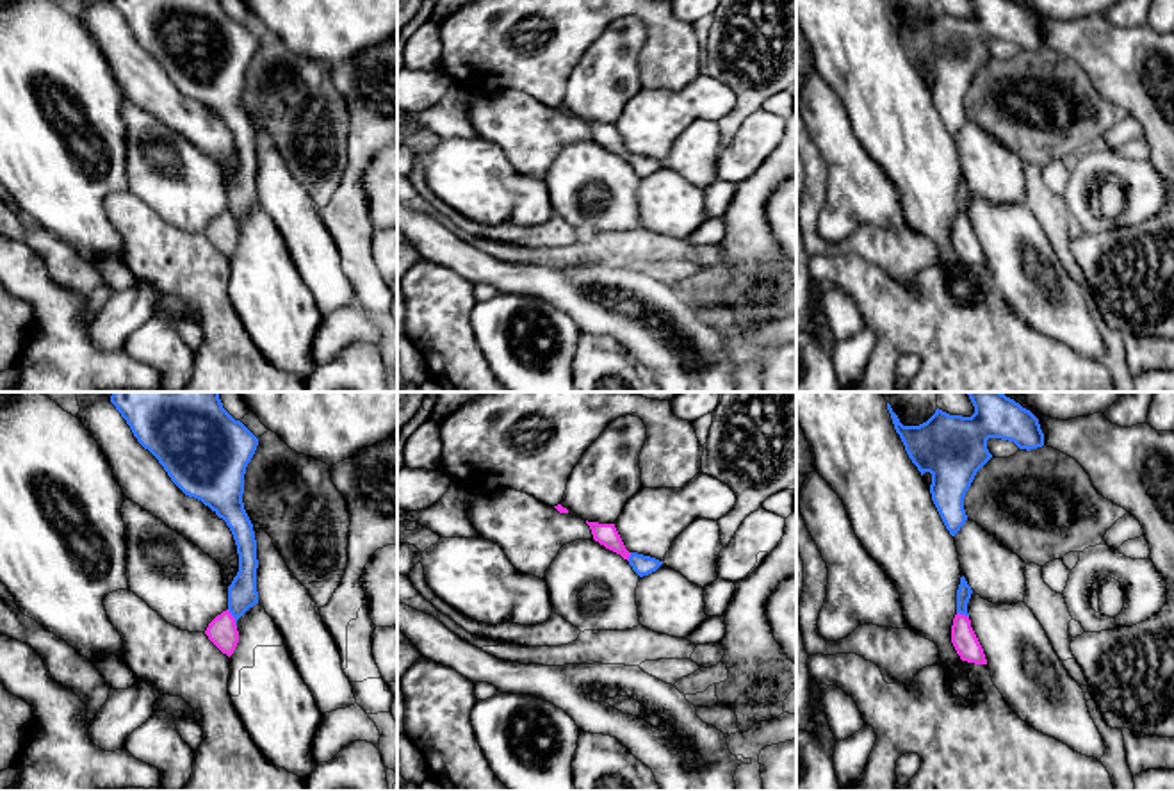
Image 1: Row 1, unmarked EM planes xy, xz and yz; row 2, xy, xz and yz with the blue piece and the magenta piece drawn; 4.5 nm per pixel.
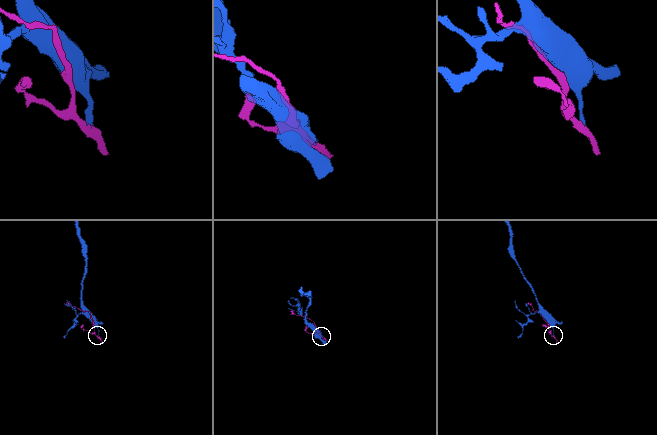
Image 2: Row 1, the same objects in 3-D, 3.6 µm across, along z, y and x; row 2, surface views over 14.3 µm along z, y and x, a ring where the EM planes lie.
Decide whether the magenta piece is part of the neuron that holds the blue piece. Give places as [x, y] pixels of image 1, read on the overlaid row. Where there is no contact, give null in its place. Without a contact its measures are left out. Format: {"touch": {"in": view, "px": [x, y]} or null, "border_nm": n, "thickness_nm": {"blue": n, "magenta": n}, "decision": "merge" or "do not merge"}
{"touch": {"in": "xy", "px": [234, 617]}, "border_nm": 90, "thickness_nm": {"blue": 130, "magenta": 140}, "decision": "do not merge"}

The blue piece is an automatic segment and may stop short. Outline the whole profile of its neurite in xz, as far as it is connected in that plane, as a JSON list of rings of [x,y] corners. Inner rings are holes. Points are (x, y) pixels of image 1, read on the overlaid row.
[[[631,552],[629,565],[640,577],[643,577],[656,572],[663,565],[663,561],[638,552]]]

